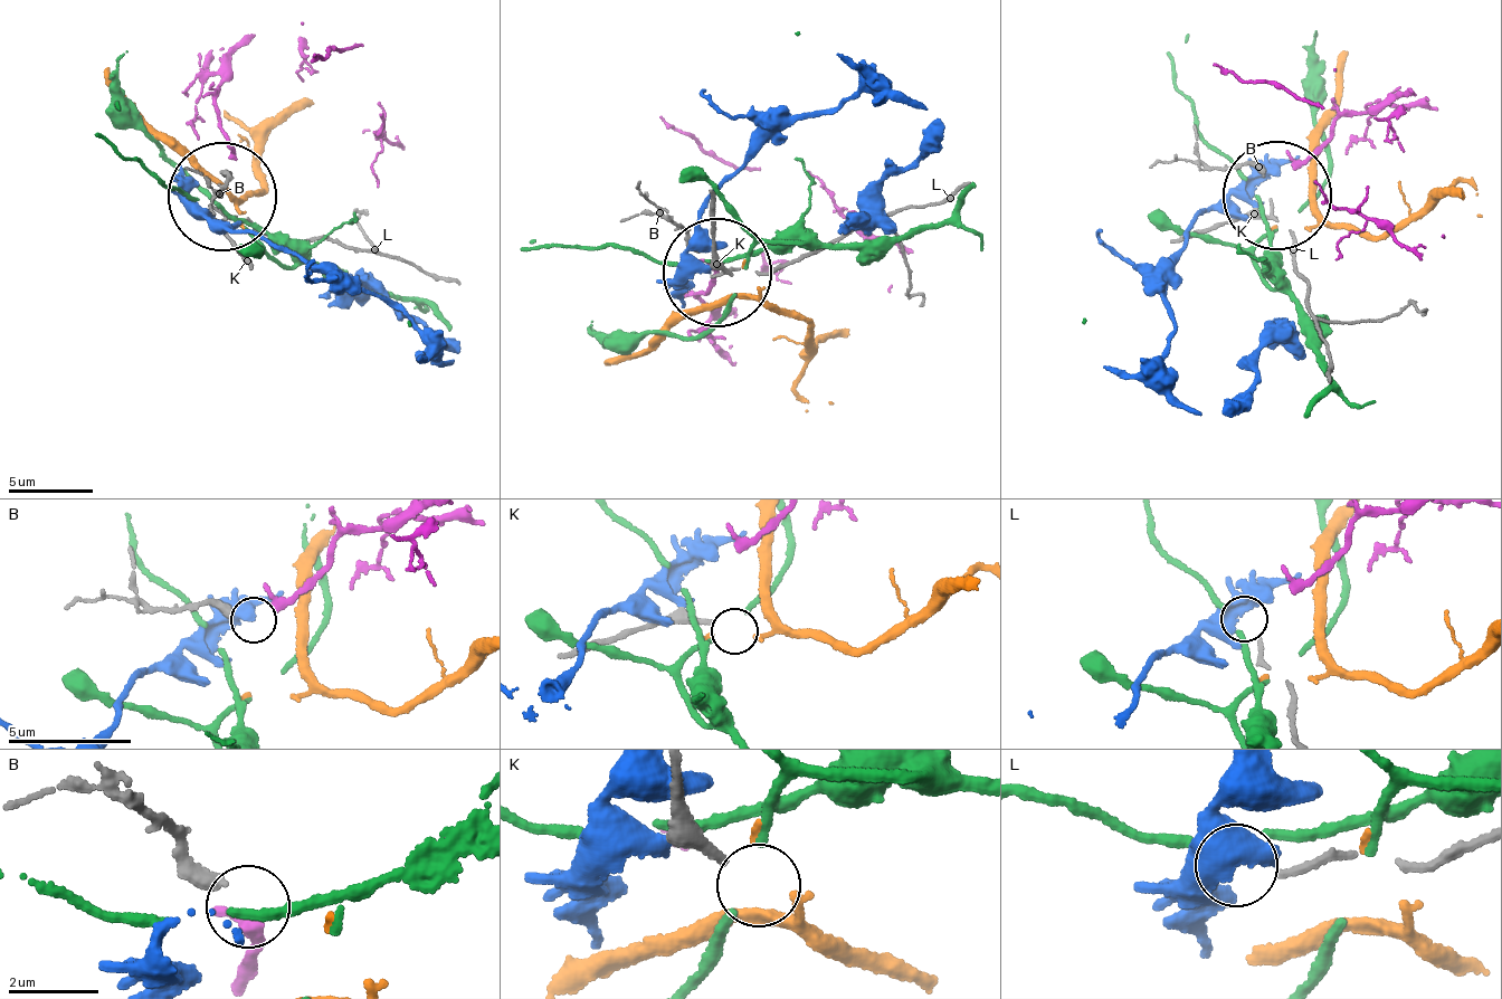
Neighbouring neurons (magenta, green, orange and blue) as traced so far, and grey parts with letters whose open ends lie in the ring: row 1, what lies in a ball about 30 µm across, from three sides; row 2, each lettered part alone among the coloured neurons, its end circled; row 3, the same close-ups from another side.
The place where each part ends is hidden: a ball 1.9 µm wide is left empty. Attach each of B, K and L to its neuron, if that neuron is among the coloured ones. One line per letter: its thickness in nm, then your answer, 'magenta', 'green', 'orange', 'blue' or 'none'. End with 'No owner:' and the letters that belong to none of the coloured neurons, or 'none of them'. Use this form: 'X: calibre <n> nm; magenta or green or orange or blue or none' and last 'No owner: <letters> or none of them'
B: calibre 360 nm; magenta
K: calibre 190 nm; none
L: calibre 170 nm; none
No owner: K, L

